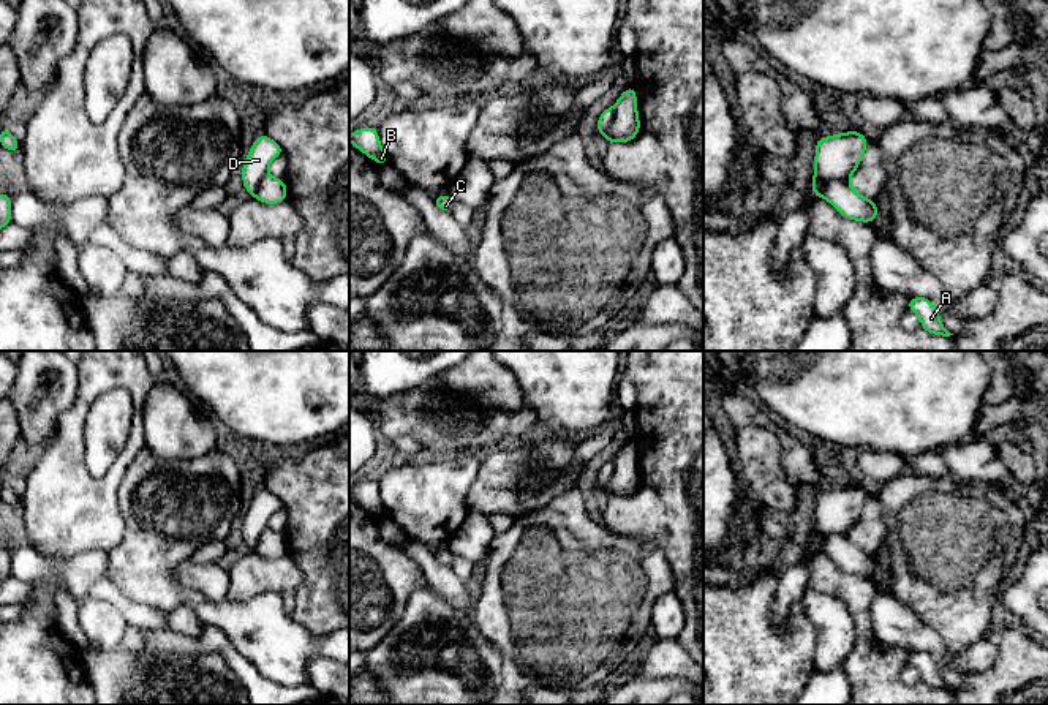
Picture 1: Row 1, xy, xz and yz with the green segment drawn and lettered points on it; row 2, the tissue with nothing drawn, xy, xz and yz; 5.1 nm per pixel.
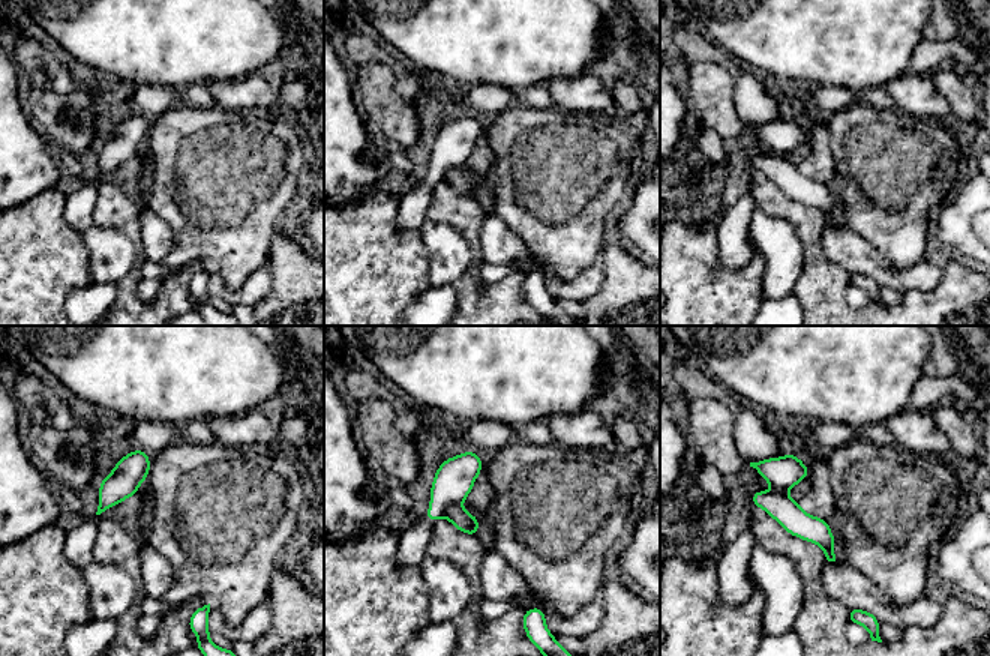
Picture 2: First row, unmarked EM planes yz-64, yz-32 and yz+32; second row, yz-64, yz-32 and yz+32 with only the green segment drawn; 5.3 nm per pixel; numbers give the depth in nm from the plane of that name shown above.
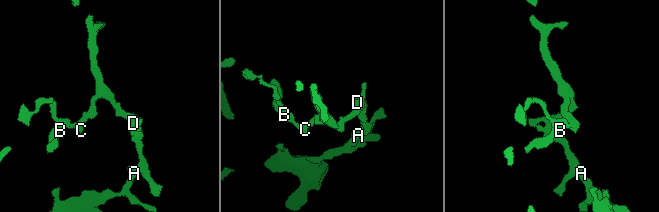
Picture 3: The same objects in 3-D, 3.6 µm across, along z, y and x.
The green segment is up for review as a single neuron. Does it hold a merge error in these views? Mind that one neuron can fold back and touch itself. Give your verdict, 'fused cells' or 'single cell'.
fused cells

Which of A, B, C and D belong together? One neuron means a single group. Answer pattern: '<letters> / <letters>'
A / B C D

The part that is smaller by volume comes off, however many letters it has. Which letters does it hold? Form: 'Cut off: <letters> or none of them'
Cut off: B, C, D

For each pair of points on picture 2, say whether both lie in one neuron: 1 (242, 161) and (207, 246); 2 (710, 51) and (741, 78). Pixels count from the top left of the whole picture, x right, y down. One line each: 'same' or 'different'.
1: same
2: same

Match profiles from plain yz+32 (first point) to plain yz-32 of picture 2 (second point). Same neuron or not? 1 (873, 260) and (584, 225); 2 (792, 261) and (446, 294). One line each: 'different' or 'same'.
1: different
2: different

